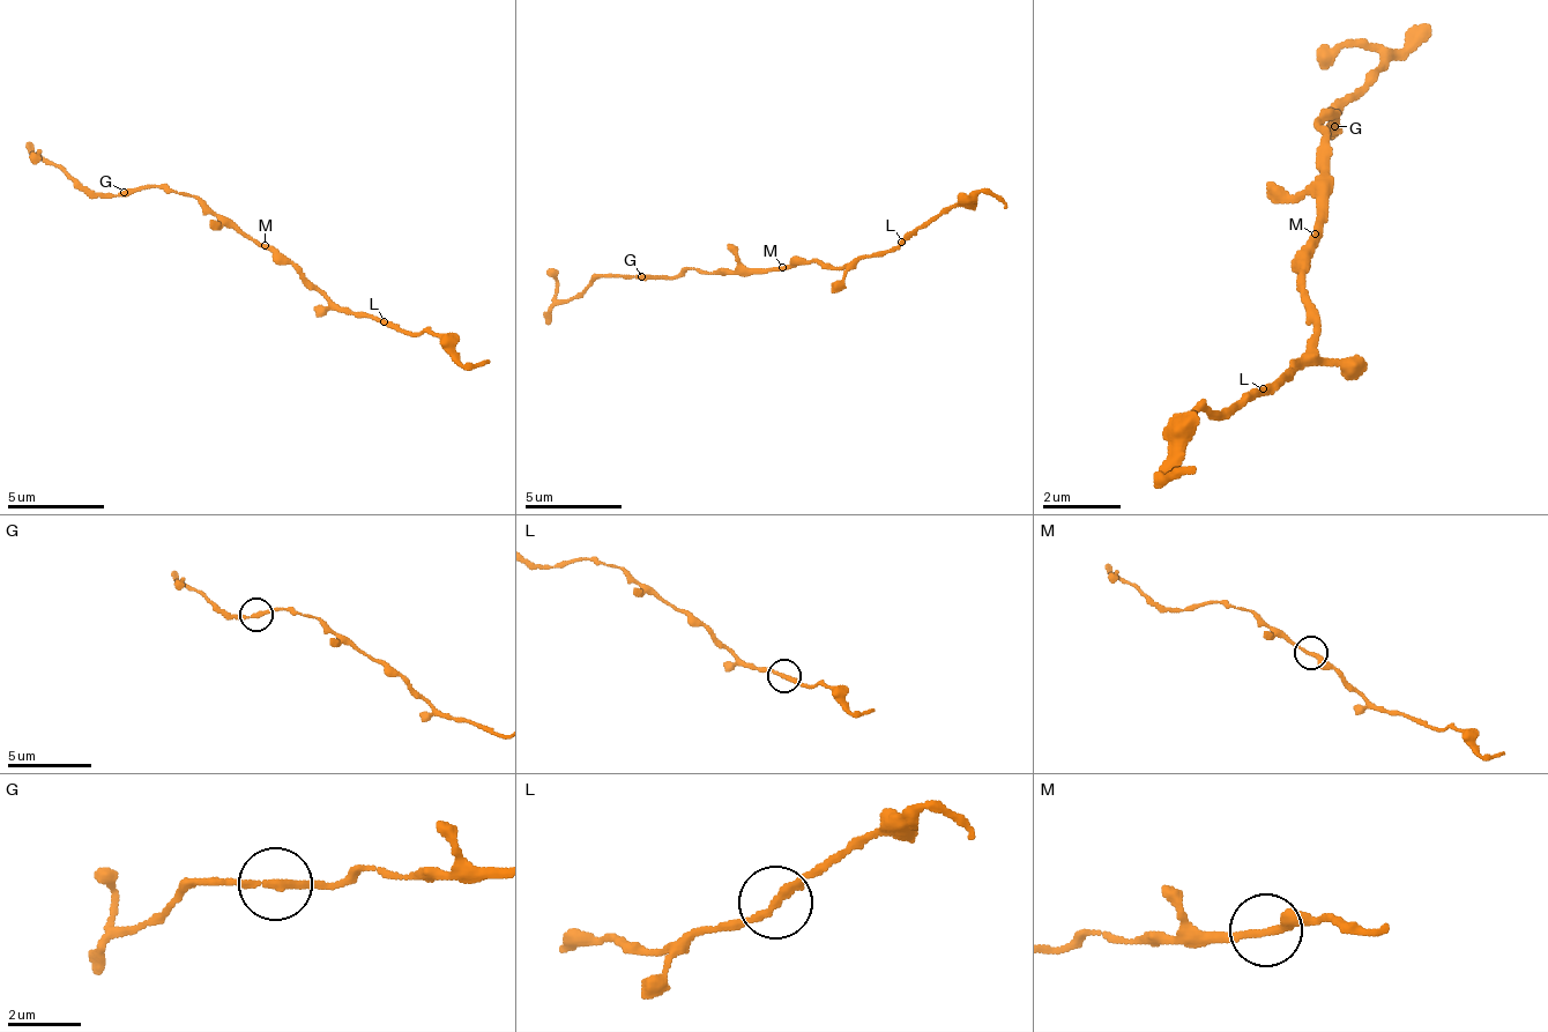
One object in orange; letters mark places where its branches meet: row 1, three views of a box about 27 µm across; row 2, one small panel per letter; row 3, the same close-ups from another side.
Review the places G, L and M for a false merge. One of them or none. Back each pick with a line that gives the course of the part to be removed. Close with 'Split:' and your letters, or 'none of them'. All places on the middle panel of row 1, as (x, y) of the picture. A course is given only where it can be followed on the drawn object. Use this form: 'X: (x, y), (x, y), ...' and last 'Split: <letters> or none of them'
Split: none of them

